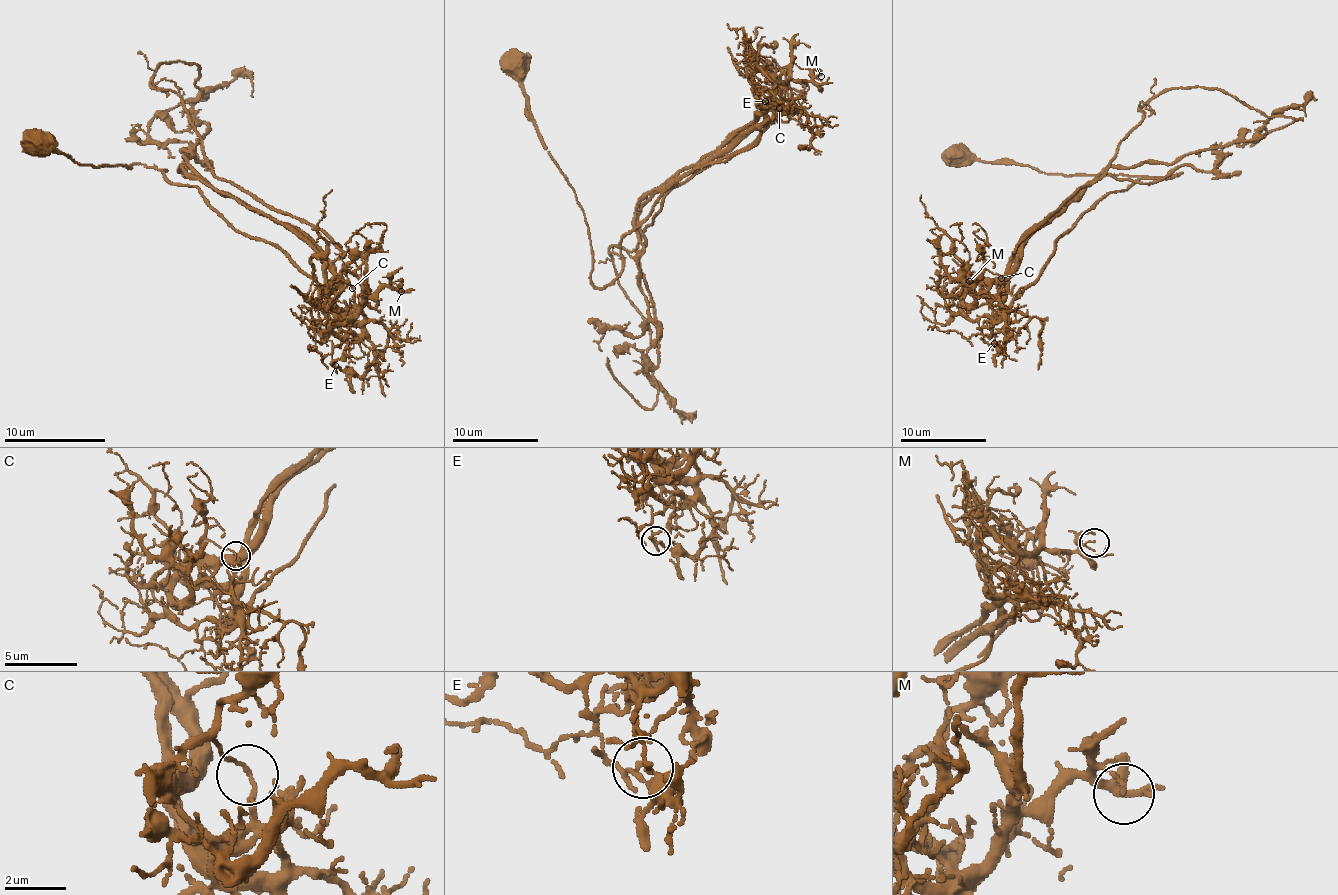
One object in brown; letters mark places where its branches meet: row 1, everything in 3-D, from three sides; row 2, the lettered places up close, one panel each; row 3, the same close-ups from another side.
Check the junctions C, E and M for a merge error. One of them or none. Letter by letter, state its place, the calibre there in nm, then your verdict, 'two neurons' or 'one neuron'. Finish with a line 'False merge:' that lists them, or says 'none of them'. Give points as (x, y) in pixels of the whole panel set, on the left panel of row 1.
C: at (352, 288); 120 nm thick; two neurons
E: at (335, 365); 160 nm thick; one neuron
M: at (401, 291); 80 nm thick; one neuron
False merge: C

